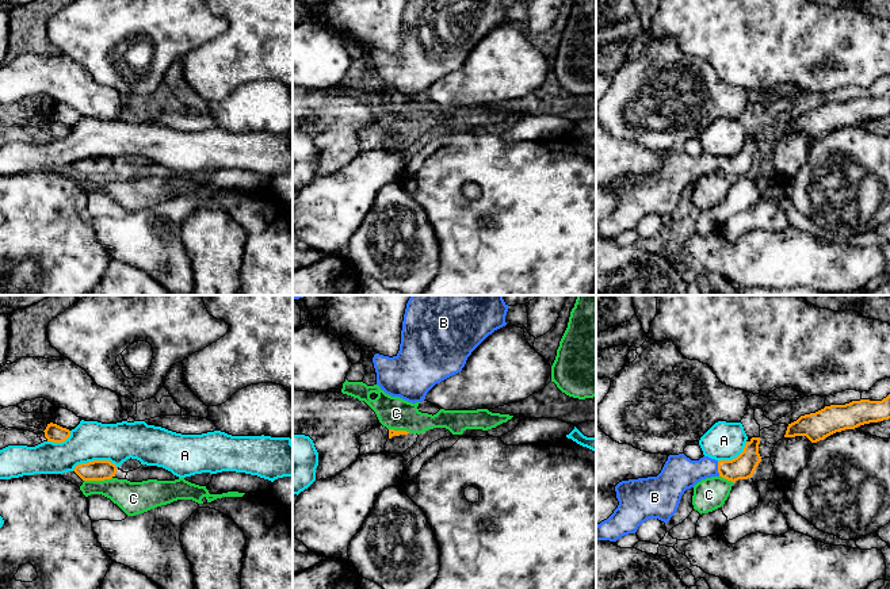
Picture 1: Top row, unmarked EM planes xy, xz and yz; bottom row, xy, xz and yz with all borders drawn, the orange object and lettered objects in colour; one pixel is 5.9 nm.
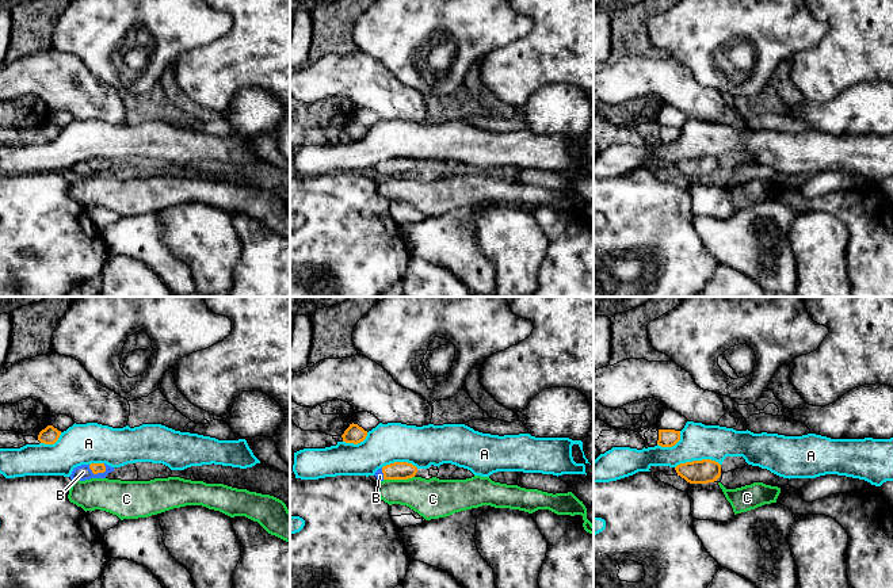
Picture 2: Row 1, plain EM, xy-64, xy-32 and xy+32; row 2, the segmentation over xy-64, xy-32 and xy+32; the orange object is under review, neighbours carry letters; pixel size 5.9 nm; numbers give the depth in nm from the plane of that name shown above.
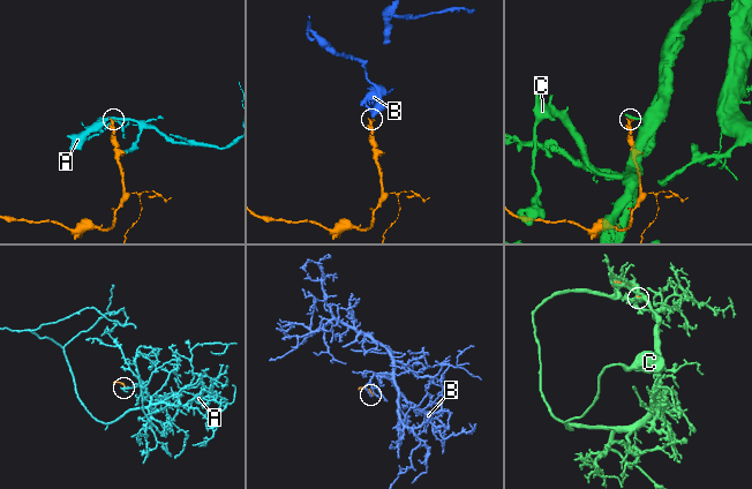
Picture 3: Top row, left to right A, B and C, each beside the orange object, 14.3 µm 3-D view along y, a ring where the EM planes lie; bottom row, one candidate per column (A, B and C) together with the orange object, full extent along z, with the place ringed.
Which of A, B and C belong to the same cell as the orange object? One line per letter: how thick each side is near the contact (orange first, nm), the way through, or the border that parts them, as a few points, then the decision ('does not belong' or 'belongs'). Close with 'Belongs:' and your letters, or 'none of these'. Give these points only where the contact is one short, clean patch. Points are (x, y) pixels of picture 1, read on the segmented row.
A: 130 nm thick on the orange side, 240 nm on the other; does not belong
B: 140 nm thick on the orange side, 200 nm on the other; runs through yz (741, 467), (718, 469), (679, 473); belongs
C: 130 nm thick on the orange side, 190 nm on the other; border along xy (111, 477), (84, 481); does not belong
Belongs: B

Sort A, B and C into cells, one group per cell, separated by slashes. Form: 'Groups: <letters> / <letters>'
Groups: A / B / C

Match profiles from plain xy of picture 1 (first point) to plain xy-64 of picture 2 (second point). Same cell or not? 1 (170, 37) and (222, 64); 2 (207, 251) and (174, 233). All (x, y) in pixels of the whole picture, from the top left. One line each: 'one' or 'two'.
1: two
2: one

